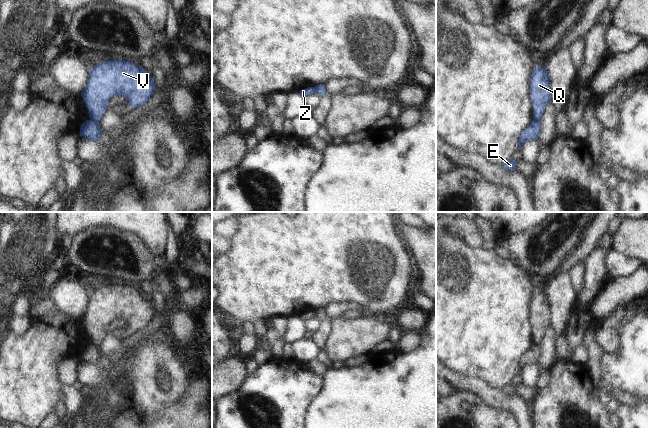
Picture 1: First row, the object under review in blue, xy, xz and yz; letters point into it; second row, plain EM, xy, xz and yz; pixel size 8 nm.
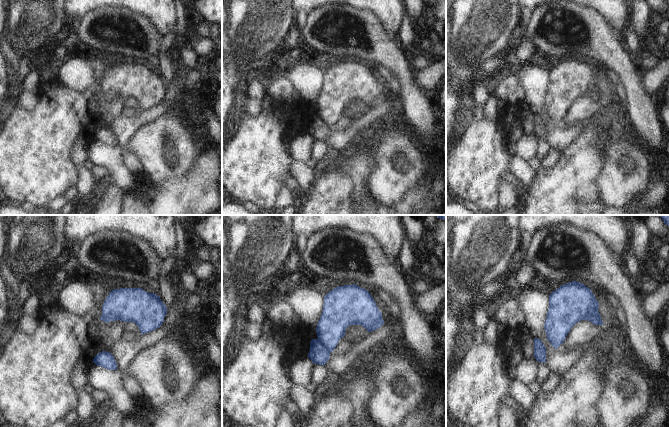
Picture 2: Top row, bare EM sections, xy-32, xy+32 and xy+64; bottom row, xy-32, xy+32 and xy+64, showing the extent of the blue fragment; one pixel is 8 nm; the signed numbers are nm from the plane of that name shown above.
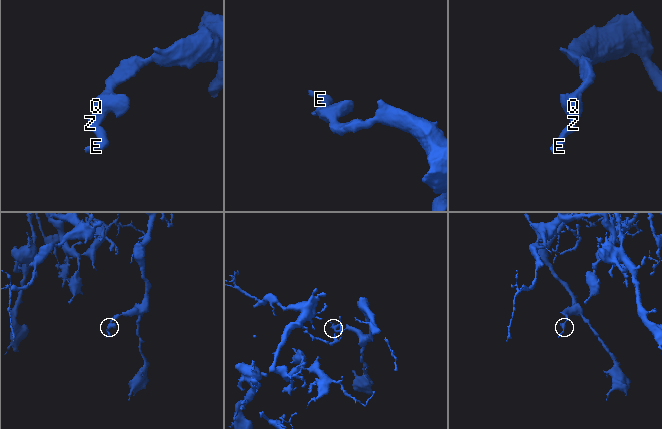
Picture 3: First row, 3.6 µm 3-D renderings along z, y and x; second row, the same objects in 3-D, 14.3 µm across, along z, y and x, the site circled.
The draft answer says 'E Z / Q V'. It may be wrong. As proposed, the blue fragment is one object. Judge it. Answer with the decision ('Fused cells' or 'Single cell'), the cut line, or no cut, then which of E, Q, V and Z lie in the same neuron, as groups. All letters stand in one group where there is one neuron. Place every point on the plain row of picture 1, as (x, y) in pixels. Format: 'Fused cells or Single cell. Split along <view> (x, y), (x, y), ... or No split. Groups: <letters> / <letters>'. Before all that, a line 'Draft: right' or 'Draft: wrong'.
Draft: right
Fused cells. Split along xy (91, 343), (97, 347). Groups: E Z / Q V.

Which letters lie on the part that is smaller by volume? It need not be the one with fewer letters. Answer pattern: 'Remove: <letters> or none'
Remove: E, Z

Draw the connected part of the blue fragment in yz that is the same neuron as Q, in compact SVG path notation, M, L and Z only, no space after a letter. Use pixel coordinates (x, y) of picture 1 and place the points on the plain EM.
M545 290L533 292L529 315L533 328L533 343L540 346L545 332L551 326L551 305Z

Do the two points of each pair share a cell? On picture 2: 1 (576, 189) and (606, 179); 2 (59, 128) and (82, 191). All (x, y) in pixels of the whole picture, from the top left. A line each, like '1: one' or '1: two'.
1: two
2: two

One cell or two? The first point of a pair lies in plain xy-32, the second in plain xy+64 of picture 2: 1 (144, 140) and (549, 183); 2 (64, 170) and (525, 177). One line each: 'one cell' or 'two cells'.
1: two cells
2: two cells

